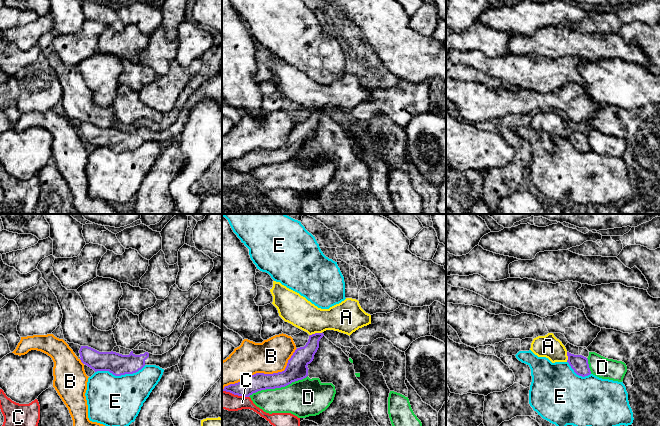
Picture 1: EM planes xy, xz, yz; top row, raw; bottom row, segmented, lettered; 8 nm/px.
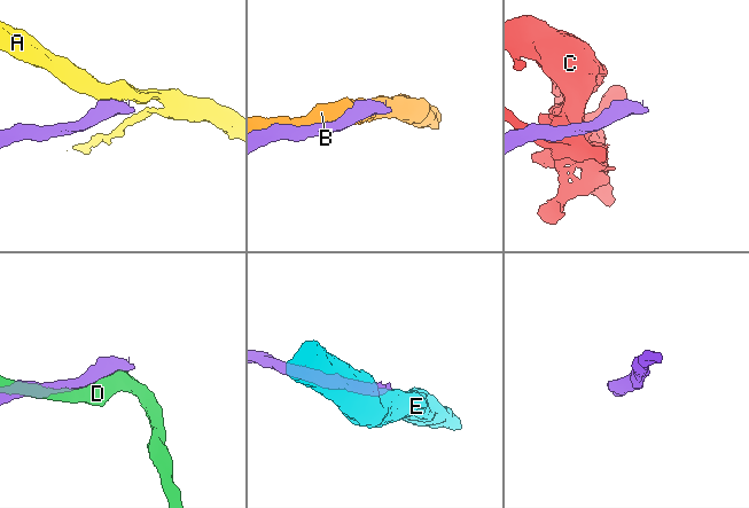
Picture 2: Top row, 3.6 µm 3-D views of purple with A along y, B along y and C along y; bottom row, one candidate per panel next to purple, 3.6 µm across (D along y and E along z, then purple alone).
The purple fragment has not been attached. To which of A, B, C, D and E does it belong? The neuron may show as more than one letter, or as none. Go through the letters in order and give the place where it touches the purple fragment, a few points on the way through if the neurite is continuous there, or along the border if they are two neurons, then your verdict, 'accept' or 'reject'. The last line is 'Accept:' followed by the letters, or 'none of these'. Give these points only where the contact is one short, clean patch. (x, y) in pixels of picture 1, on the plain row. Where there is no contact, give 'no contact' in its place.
A: meets purple in xz at (315, 109); border along xz (321, 108), (315, 108), (310, 111); reject
B: meets purple in xz at (263, 149); reject
C: meets purple in xz at (235, 170); reject
D: meets purple in xz at (277, 163); reject
E: meets purple in xy at (120, 151); border along xy (145, 141), (120, 151), (95, 148); reject
Accept: none of these

